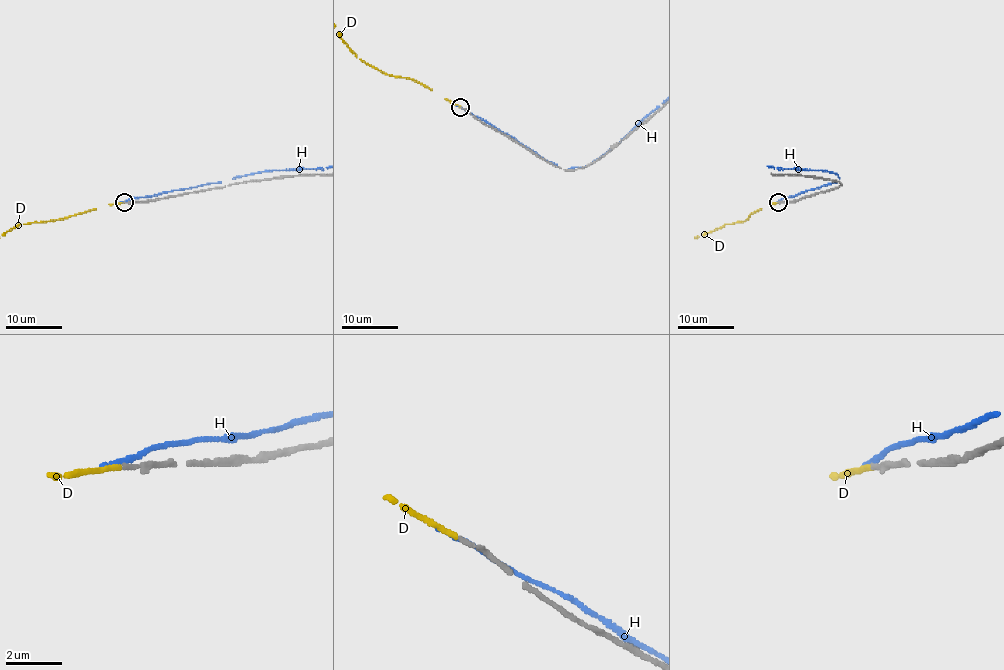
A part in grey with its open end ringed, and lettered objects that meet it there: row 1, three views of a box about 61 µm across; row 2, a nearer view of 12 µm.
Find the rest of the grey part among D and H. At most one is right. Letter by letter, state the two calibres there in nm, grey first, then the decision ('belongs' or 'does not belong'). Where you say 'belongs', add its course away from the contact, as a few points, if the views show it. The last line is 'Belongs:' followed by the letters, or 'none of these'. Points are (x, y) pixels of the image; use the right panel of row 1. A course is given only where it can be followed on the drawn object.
D: 160/180 nm | belongs
H: 200/190 nm | does not belong
Belongs: D

